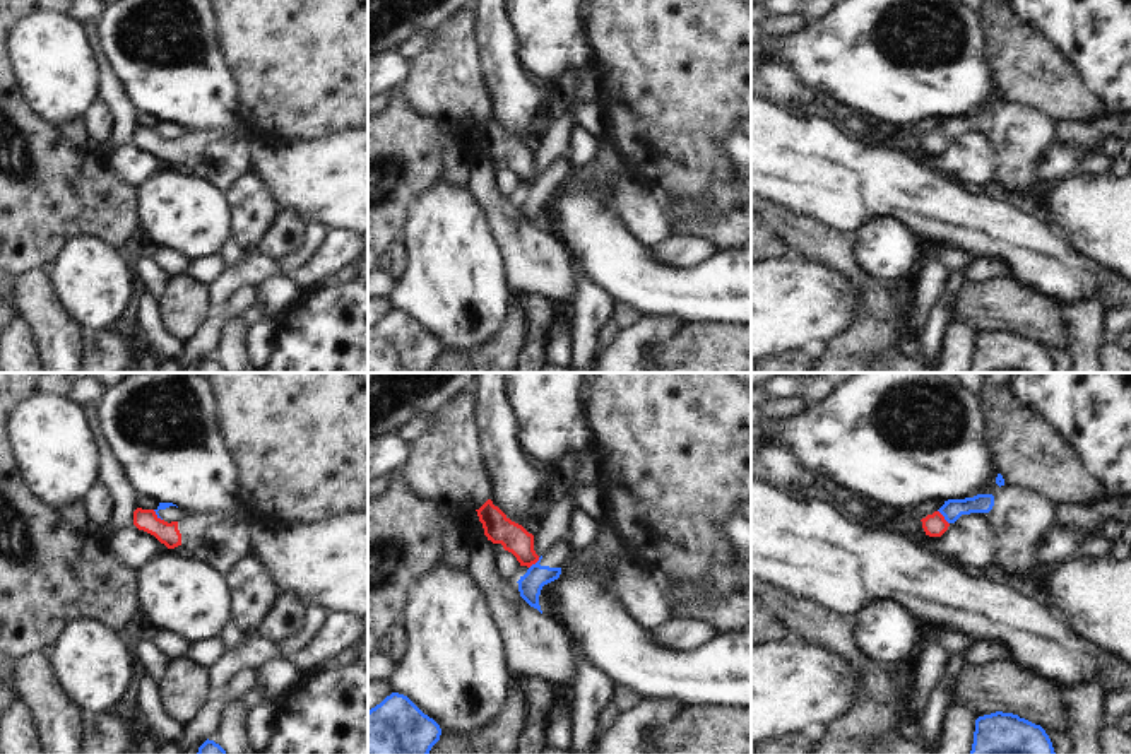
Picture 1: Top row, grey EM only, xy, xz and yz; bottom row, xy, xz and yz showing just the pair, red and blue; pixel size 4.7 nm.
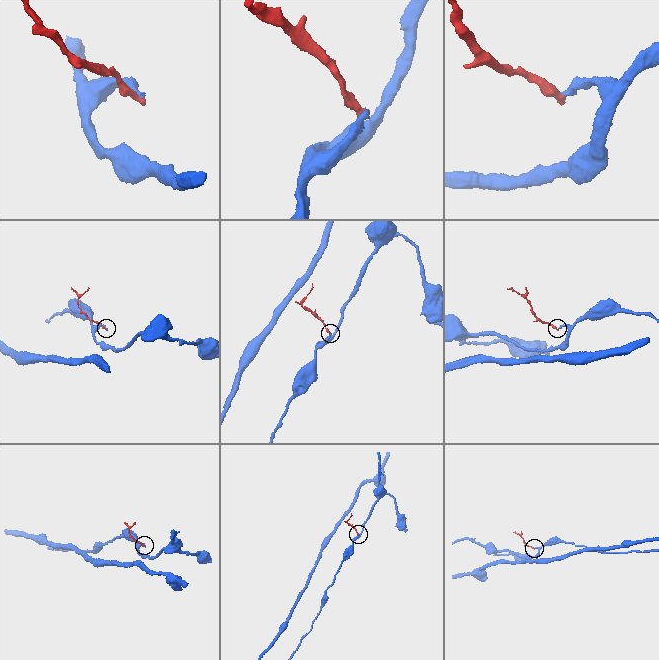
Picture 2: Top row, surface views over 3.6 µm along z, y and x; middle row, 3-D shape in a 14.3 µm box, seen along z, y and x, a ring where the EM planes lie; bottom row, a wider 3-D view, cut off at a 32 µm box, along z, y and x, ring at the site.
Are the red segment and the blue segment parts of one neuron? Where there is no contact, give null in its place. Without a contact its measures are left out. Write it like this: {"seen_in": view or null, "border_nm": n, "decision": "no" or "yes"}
{"seen_in": "yz", "border_nm": 90, "decision": "no"}

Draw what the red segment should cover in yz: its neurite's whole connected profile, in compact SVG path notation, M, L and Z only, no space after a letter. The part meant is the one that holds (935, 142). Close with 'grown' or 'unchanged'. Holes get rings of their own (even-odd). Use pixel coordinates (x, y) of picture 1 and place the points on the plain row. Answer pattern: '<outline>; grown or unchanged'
M939 128L927 132L921 138L926 152L929 154L941 154L950 144L950 140L944 137L944 133Z; unchanged

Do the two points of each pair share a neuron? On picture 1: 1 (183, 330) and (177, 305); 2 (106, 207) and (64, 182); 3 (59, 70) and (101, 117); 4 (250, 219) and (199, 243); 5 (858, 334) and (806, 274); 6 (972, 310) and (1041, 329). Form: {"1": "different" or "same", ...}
{"1": "same", "2": "same", "3": "different", "4": "different", "5": "different", "6": "same"}

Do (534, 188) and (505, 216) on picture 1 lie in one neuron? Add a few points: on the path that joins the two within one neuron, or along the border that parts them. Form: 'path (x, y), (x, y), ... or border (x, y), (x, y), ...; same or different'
border (515, 199), (521, 212), (541, 231); different

